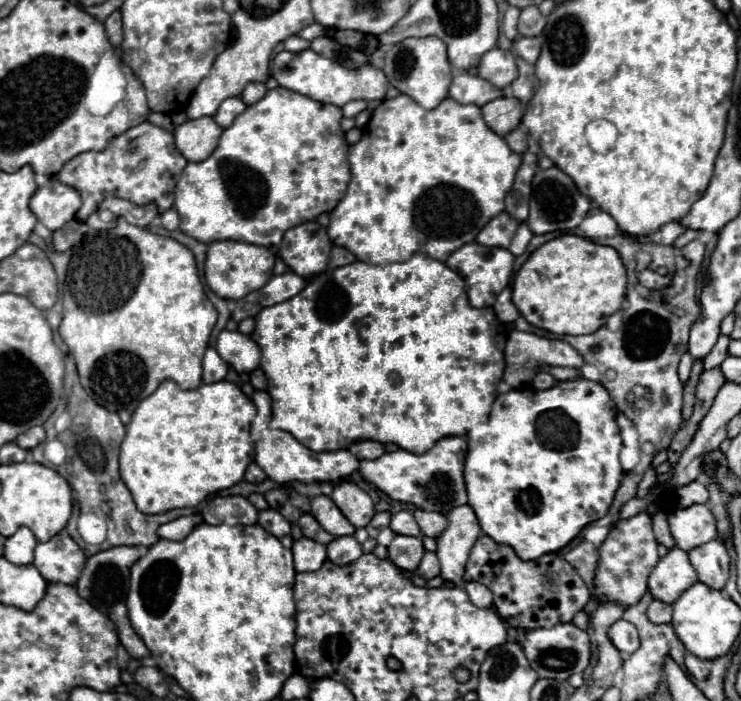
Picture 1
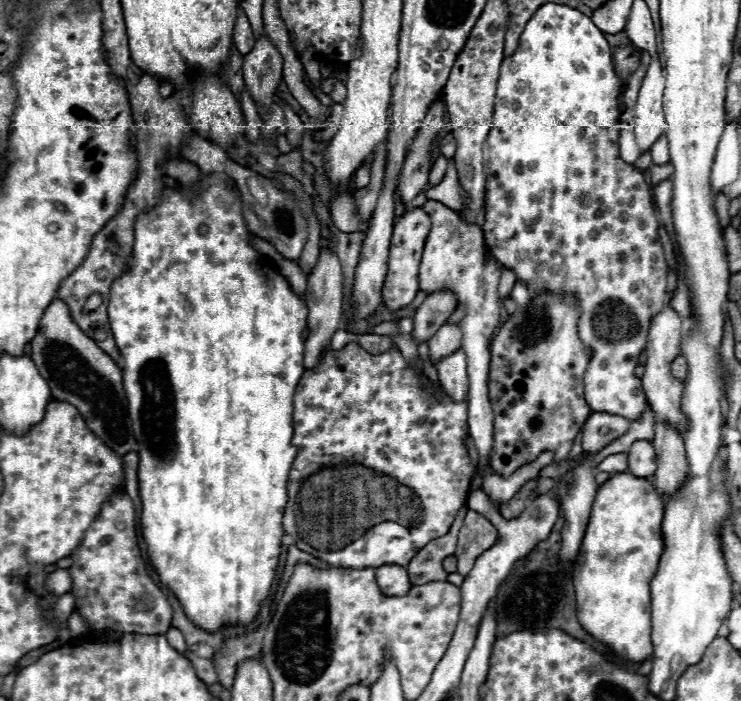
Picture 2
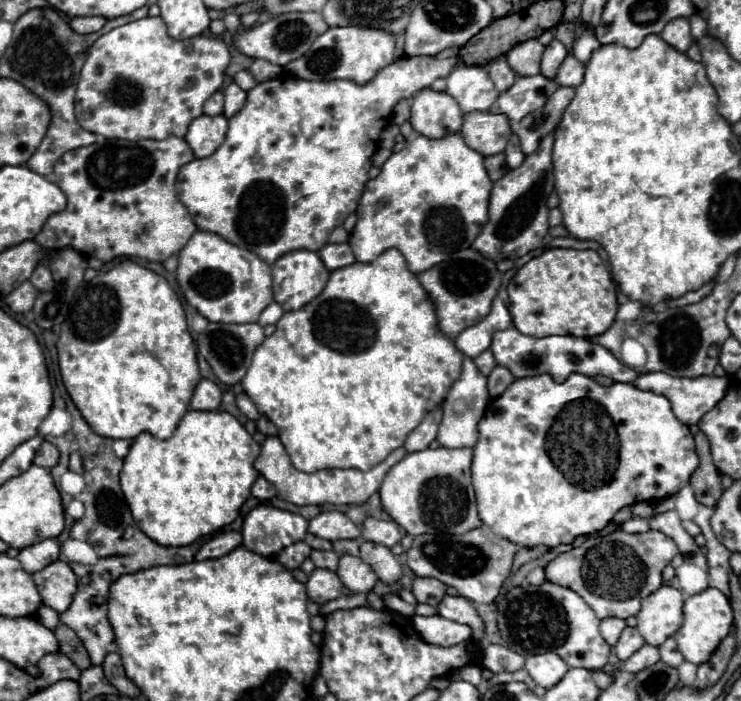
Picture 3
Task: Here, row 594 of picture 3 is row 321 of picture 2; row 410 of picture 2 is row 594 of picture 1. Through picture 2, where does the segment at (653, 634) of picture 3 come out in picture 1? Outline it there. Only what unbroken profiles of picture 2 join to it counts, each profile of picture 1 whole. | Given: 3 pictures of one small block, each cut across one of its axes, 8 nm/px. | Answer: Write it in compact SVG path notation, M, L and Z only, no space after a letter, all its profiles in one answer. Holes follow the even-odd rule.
M672 548L652 570L648 588L654 598L674 604L694 582L698 582L698 576L688 560L688 554L680 548Z

